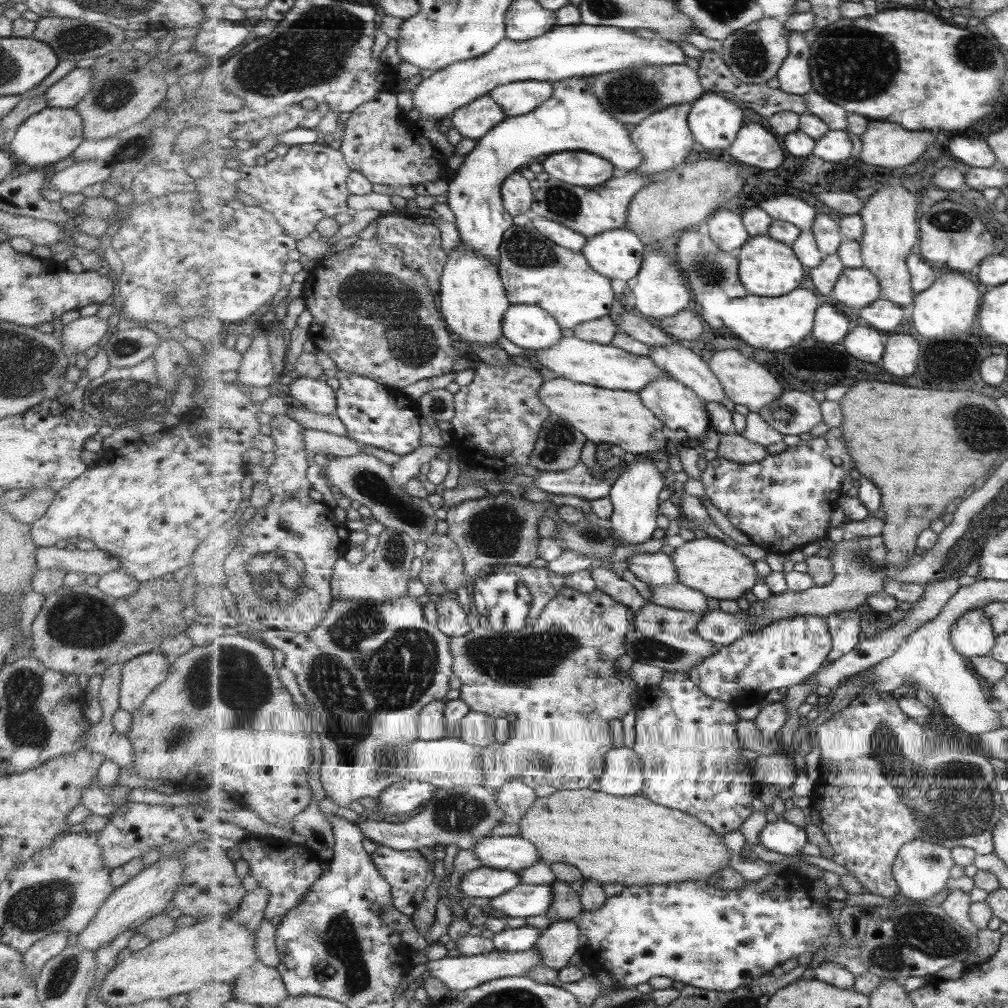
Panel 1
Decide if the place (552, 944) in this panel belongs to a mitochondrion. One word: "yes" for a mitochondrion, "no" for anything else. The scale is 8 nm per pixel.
no

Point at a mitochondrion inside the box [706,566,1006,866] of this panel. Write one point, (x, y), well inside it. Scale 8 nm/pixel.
(957, 804)

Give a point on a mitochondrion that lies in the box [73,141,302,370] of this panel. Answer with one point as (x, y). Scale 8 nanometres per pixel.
(170, 297)

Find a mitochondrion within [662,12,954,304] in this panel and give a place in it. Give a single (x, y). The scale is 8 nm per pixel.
(841, 50)

